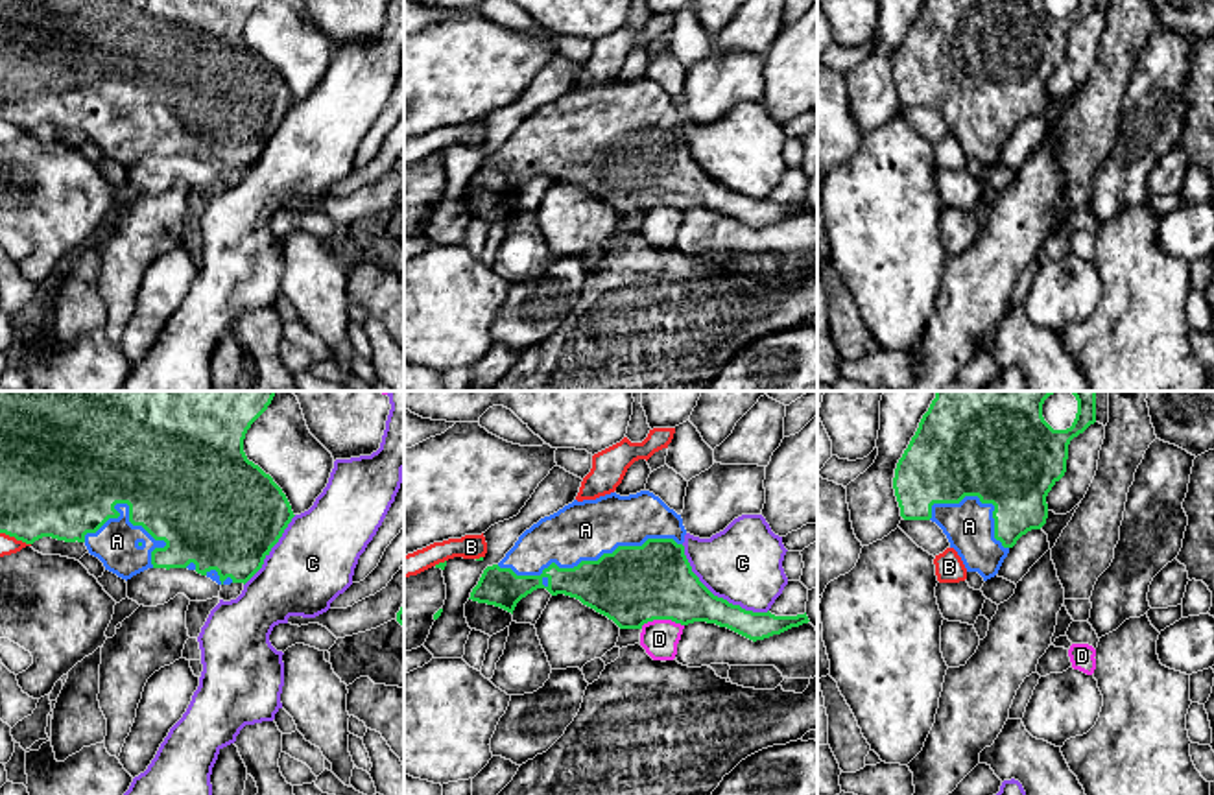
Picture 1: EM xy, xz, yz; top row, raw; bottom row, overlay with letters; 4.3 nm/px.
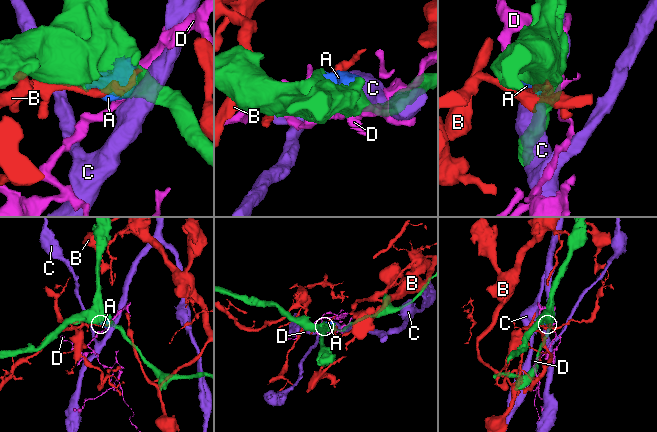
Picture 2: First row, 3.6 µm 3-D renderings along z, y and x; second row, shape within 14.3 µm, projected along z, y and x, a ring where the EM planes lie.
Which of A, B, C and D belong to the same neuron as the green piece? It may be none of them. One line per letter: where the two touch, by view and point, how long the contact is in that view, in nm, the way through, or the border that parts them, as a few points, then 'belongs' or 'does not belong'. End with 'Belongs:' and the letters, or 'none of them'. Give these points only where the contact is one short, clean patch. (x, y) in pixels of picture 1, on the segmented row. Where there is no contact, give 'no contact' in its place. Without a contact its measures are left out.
A: contact xz (589, 561); length 800 nm; belongs
B: contact xy (15, 537); length 150 nm; does not belong
C: contact xz (716, 596); length 480 nm; does not belong
D: contact xz (661, 618); length 190 nm; does not belong
Belongs: A

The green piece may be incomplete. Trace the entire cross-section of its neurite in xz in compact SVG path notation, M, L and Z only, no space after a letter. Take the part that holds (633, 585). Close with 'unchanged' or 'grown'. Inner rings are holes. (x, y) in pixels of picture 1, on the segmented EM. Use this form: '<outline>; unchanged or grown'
M649 491L574 500L526 529L498 564L483 570L469 599L513 614L522 598L546 588L552 596L565 594L579 599L620 629L642 629L653 620L672 620L681 625L707 622L753 642L810 622L806 612L797 616L753 612L714 596L692 572L684 555L684 535L681 515Z; grown

